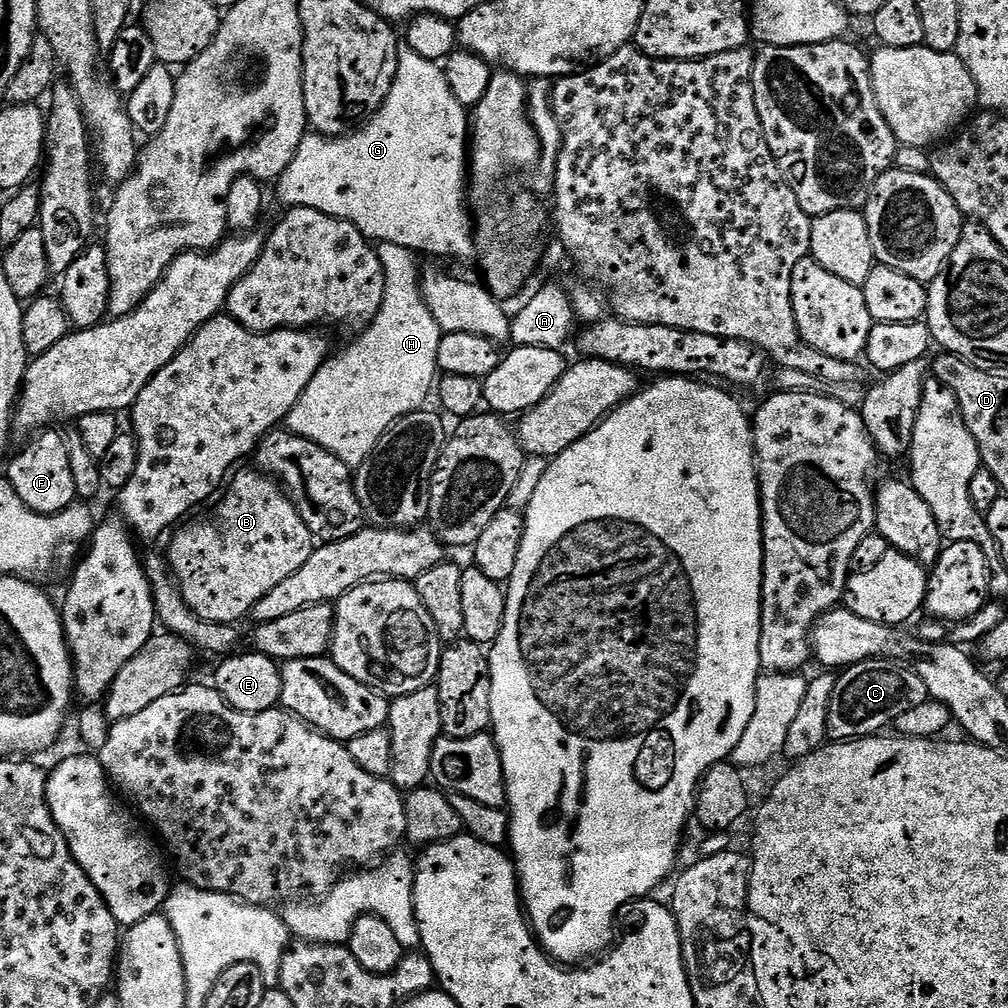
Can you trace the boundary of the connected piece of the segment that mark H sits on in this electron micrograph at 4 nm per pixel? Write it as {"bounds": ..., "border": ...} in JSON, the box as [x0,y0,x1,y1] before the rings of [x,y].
{"bounds":[286,244,442,470],"border":[[[380,244],[376,253],[384,267],[384,301],[378,314],[341,356],[333,355],[324,361],[318,374],[310,378],[310,386],[306,386],[302,398],[298,398],[286,421],[287,431],[322,446],[322,450],[330,450],[330,454],[353,470],[366,462],[374,446],[378,446],[382,434],[386,434],[398,418],[421,411],[427,405],[424,403],[431,392],[433,395],[438,380],[436,359],[442,333],[420,292],[422,268],[416,265],[417,253],[406,246],[393,244]]]}

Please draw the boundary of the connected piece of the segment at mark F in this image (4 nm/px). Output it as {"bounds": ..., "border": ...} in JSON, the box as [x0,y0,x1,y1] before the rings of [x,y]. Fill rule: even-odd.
{"bounds":[6,430,78,516],"border":[[[44,430],[33,435],[25,443],[29,444],[16,457],[13,455],[7,461],[9,464],[6,478],[10,486],[14,486],[14,494],[18,494],[18,498],[22,498],[22,502],[26,502],[30,510],[43,516],[56,516],[78,500],[74,490],[74,478],[70,471],[68,441],[63,435],[59,436],[52,431],[56,430]]]}

